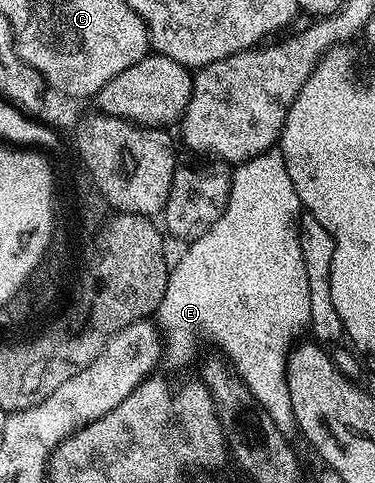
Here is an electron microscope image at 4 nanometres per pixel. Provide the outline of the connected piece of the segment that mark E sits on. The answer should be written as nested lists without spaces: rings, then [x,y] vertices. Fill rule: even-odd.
[[[280,150],[264,151],[259,157],[248,159],[246,163],[238,163],[232,168],[229,200],[219,217],[219,221],[215,221],[215,225],[211,225],[211,229],[207,229],[207,233],[203,233],[203,237],[199,237],[194,243],[188,244],[184,250],[181,260],[177,264],[175,262],[172,264],[167,289],[163,293],[163,301],[157,306],[155,312],[155,323],[163,340],[164,358],[166,360],[169,358],[175,366],[181,367],[184,363],[192,361],[193,354],[197,351],[197,339],[206,339],[207,342],[214,343],[222,351],[220,354],[227,360],[228,366],[236,371],[238,377],[247,385],[247,389],[253,394],[256,403],[271,417],[271,421],[275,421],[277,428],[286,437],[292,436],[297,422],[291,409],[291,393],[287,389],[287,377],[285,376],[289,352],[294,344],[302,338],[301,330],[308,323],[310,329],[313,330],[312,338],[322,345],[336,344],[340,340],[337,338],[342,338],[343,328],[339,321],[339,313],[335,313],[335,301],[331,301],[331,257],[335,257],[335,241],[331,237],[331,233],[327,233],[327,229],[323,229],[323,225],[319,225],[319,221],[315,221],[313,215],[303,214],[301,202],[295,193],[295,185],[291,185],[291,177],[287,173],[287,165],[283,161]],[[300,215],[303,216],[301,232],[297,235],[297,218]]]

